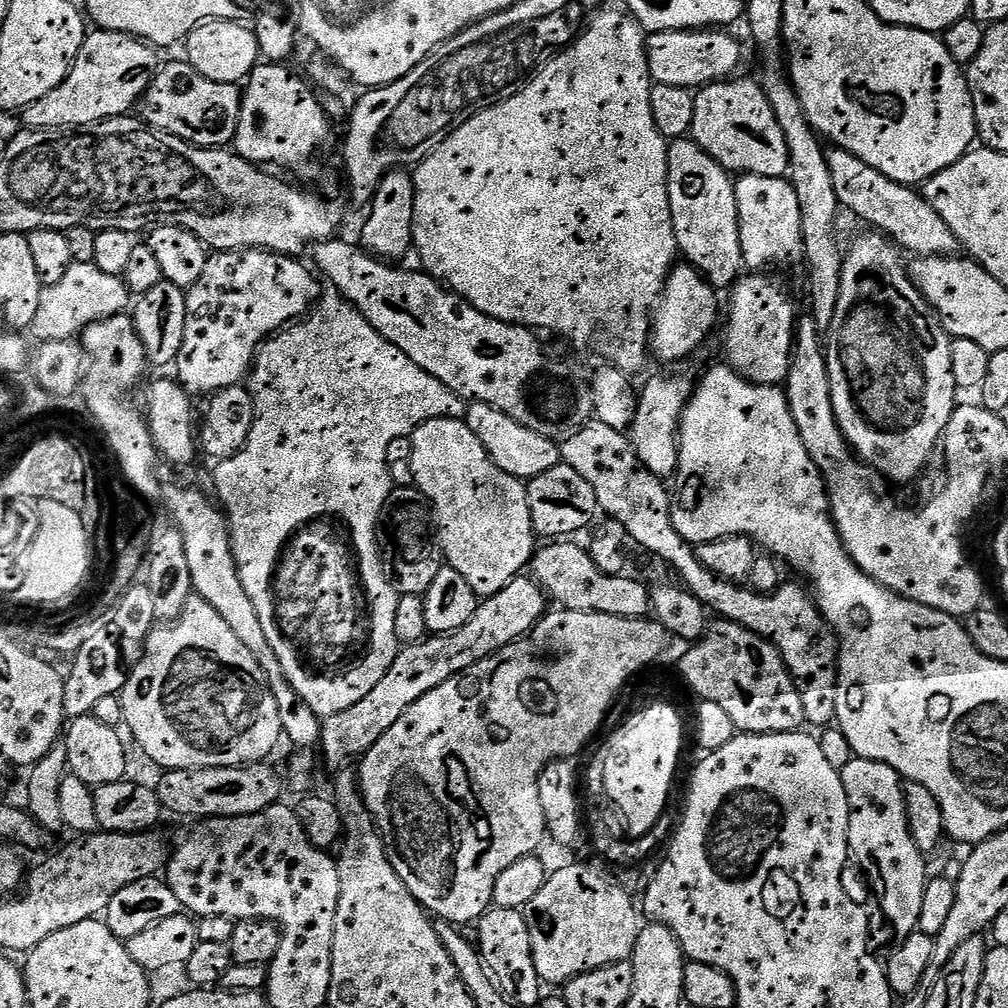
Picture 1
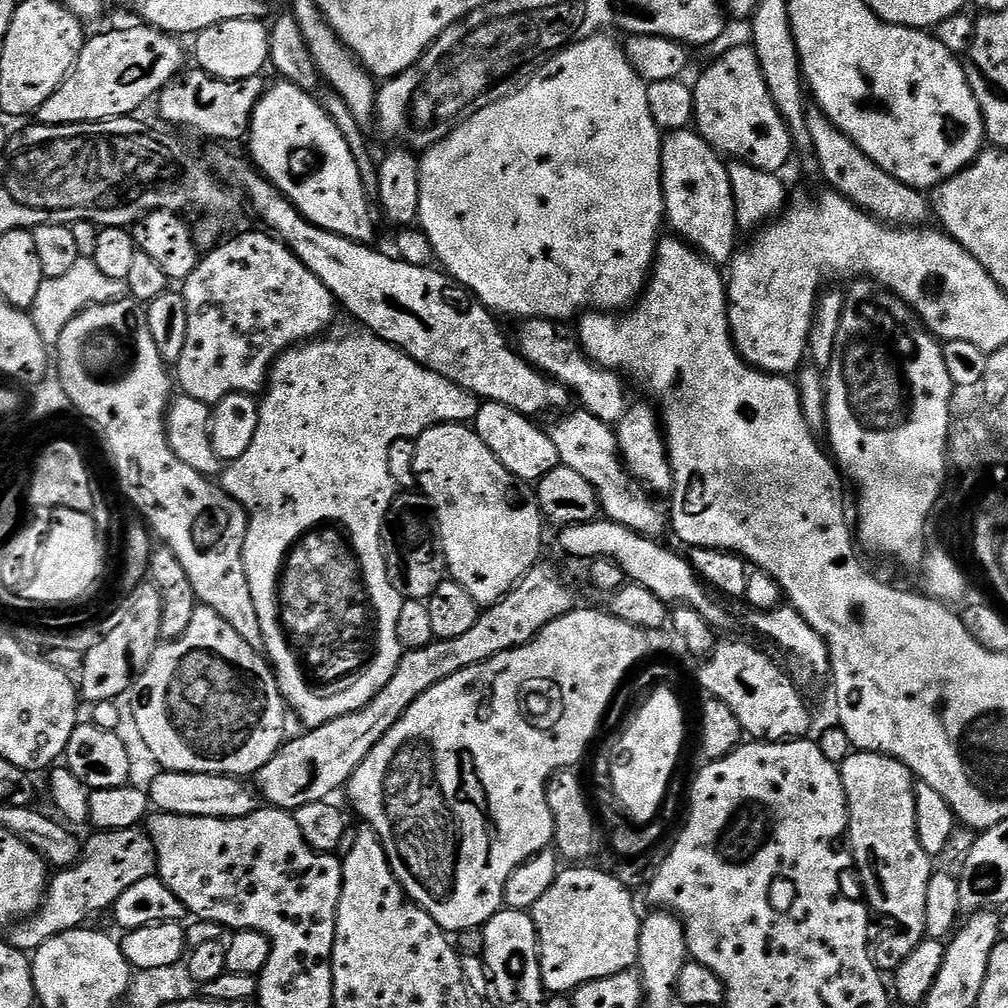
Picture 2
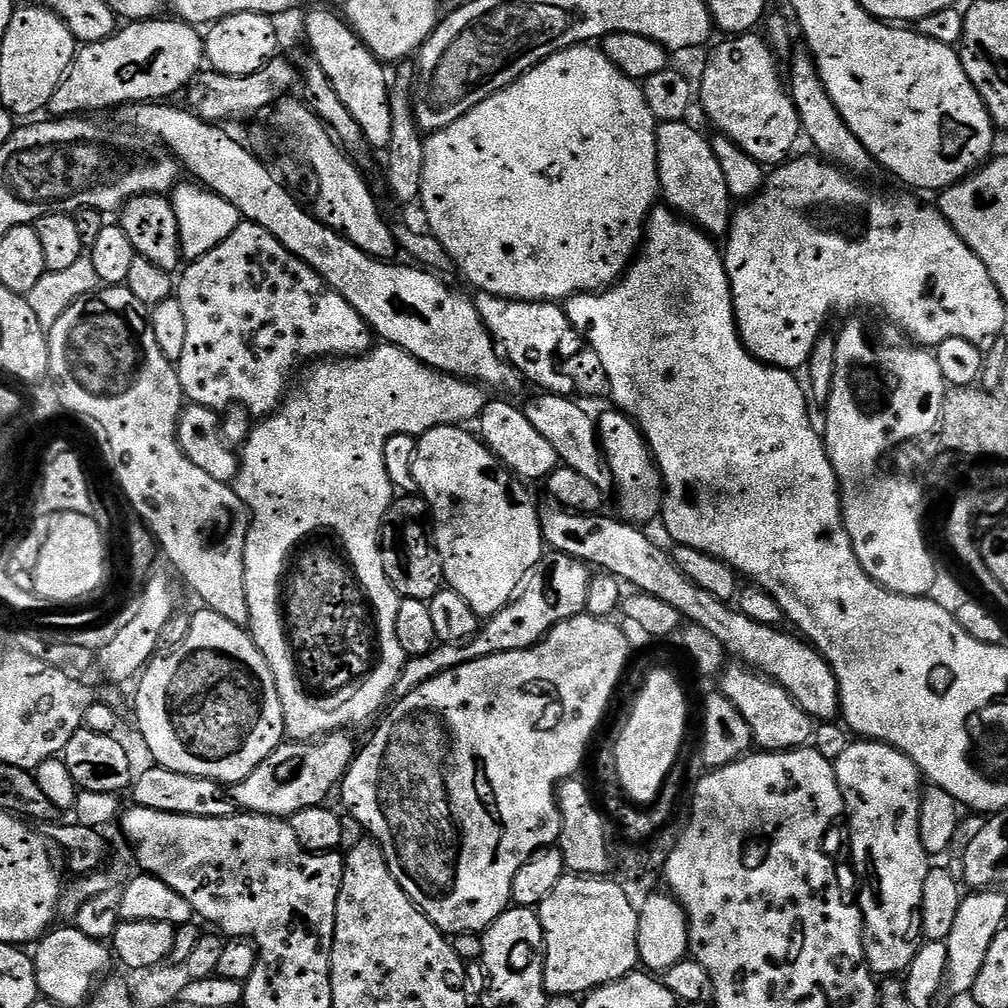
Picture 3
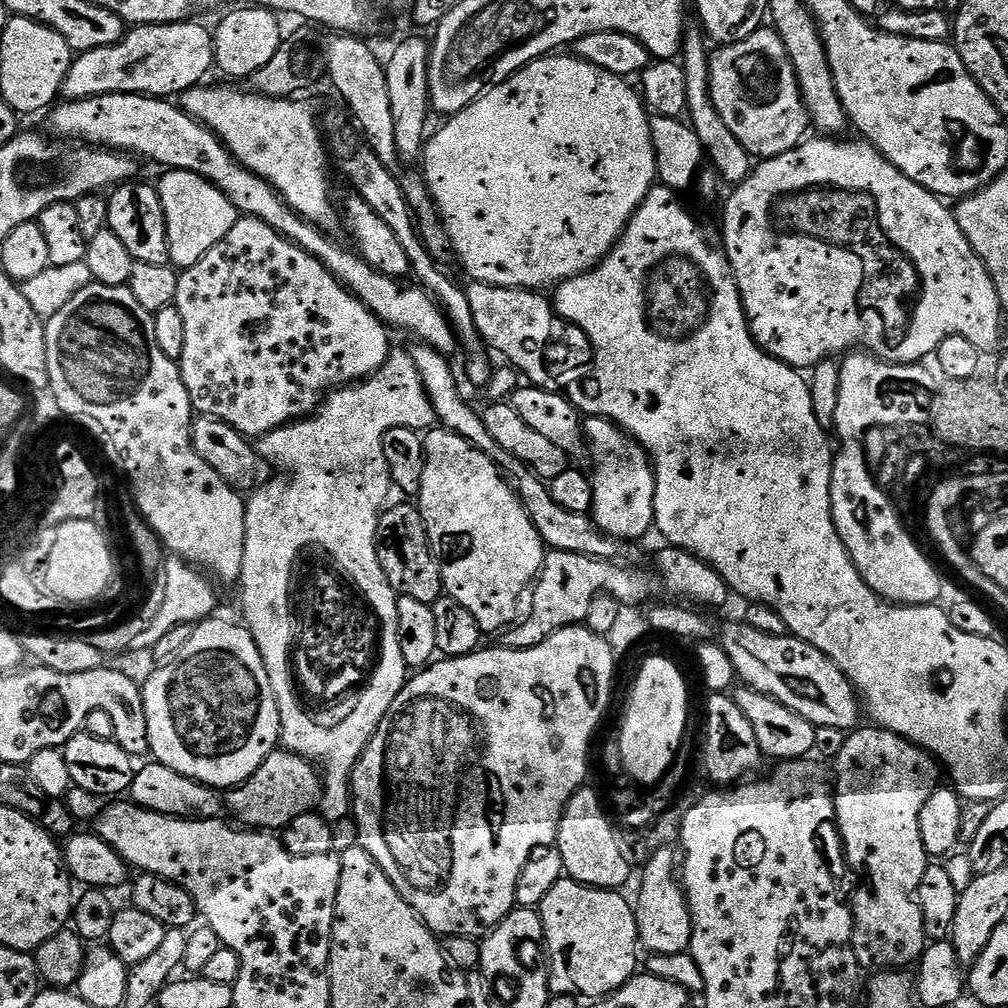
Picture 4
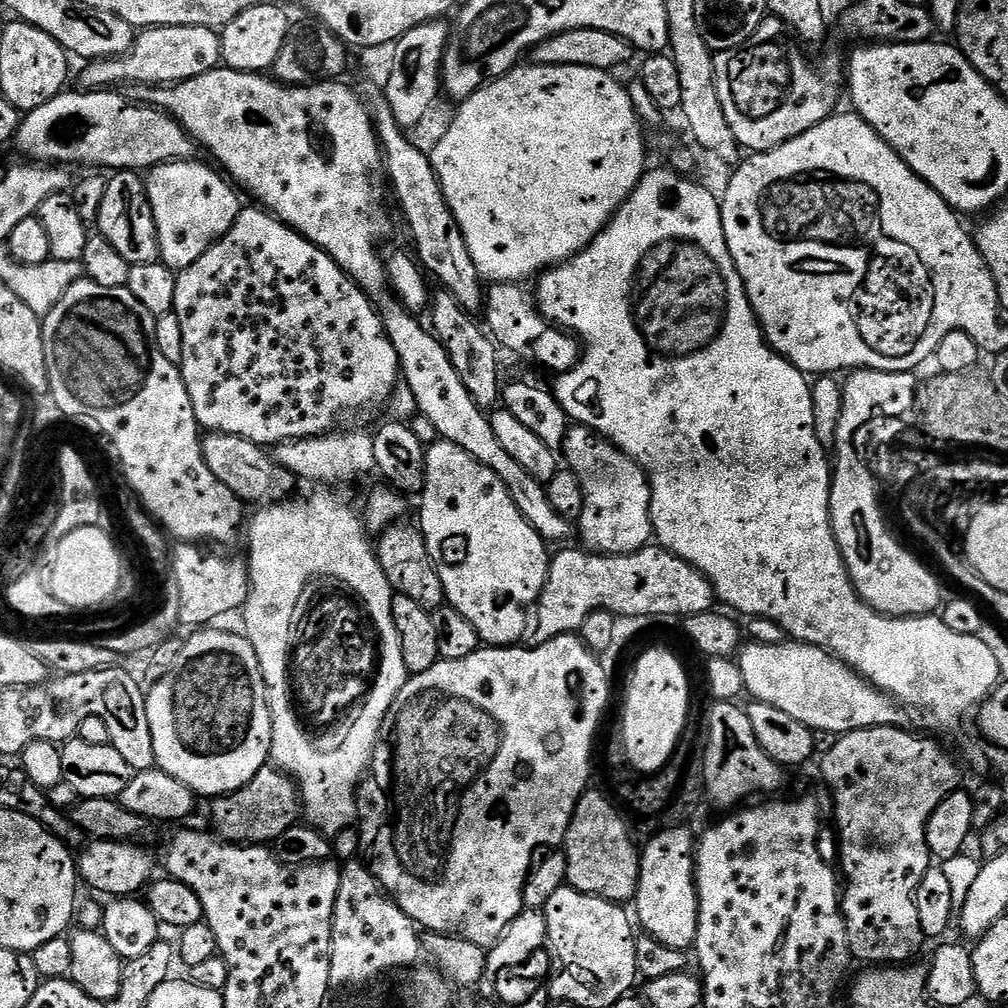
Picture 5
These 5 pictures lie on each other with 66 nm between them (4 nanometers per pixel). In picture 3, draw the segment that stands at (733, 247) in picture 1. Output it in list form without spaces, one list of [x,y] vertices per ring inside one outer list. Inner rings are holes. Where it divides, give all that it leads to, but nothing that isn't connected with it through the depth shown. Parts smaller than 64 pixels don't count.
[[[689,121],[657,125],[656,157],[658,158],[658,172],[661,193],[665,203],[679,215],[691,220],[701,232],[707,232],[713,238],[724,238],[732,226],[734,215],[734,201],[730,190],[726,186],[726,177],[722,175],[722,166],[714,156],[711,141],[698,132]]]

